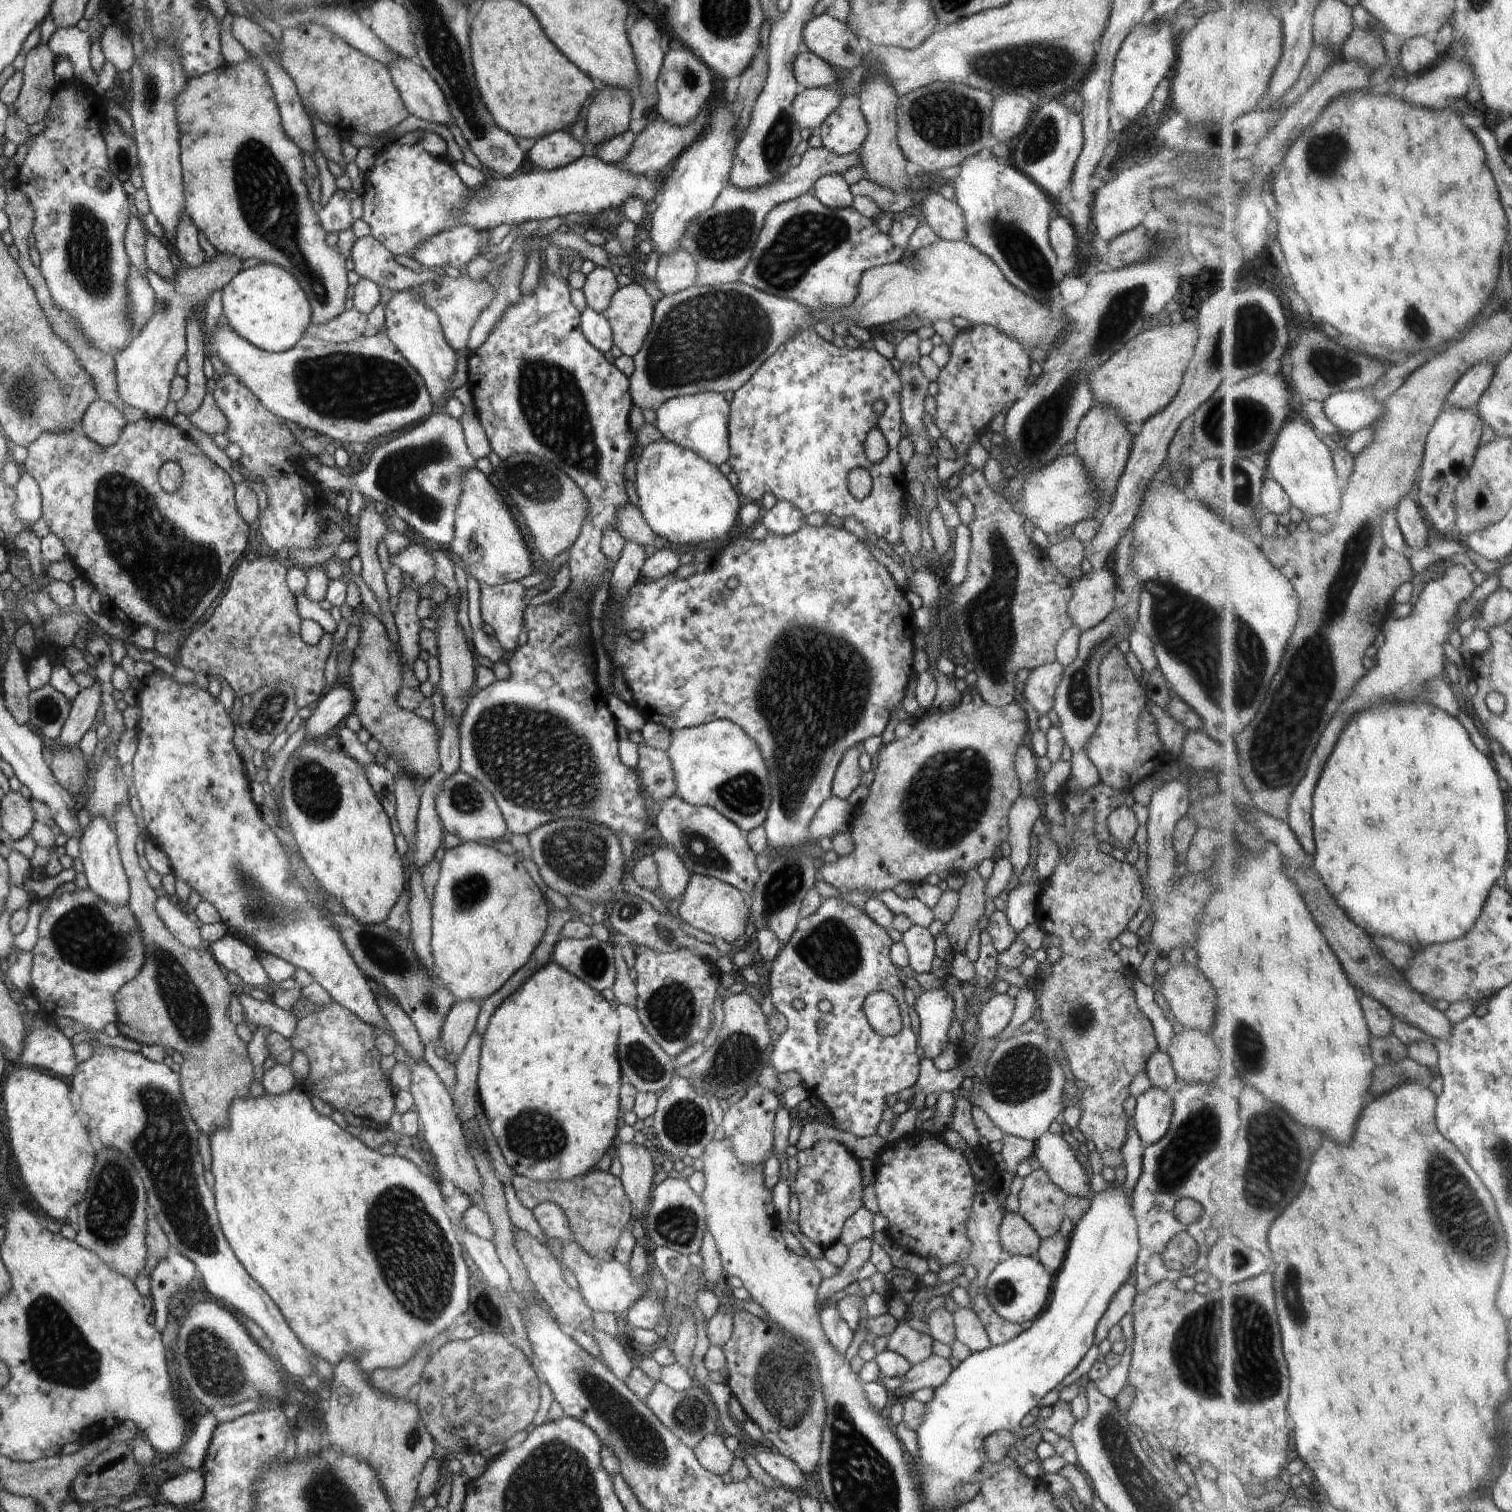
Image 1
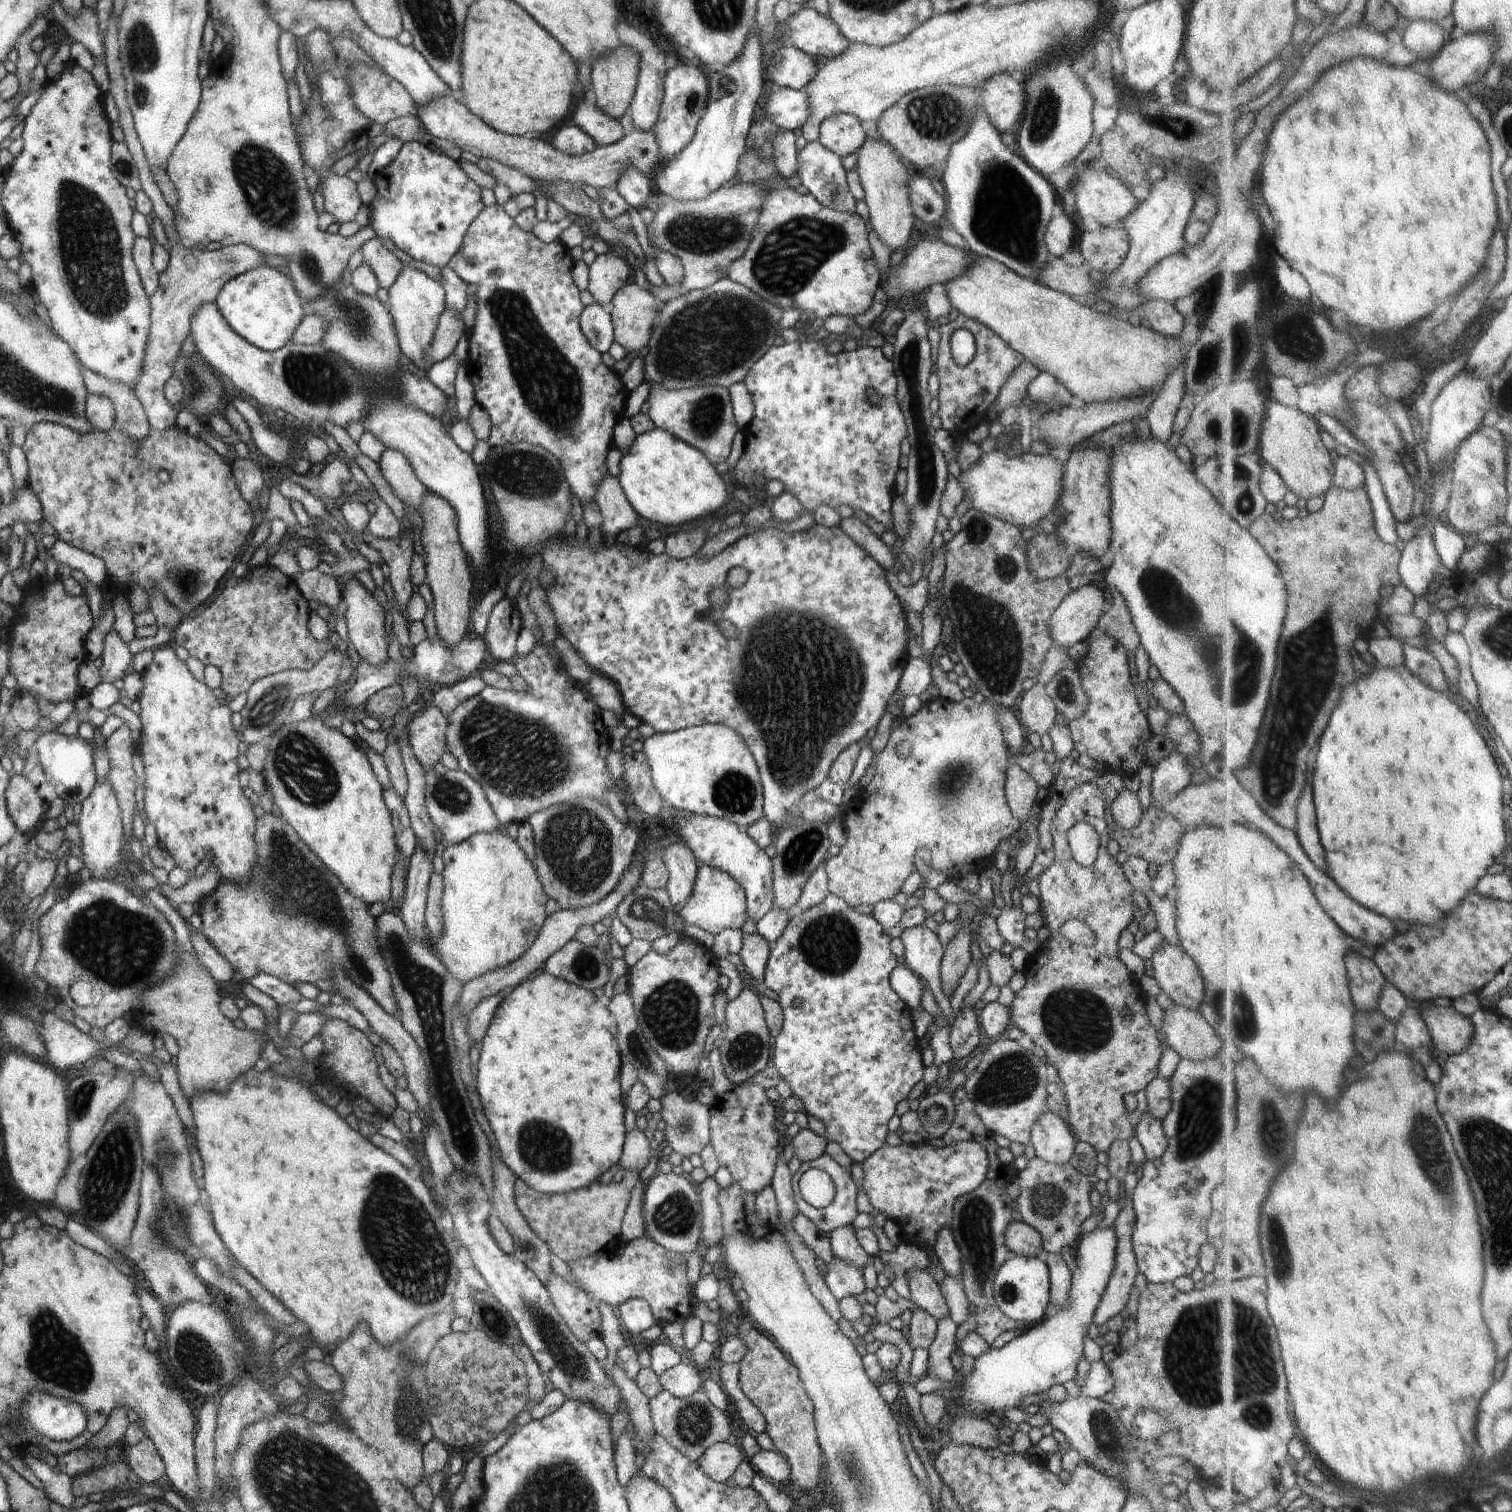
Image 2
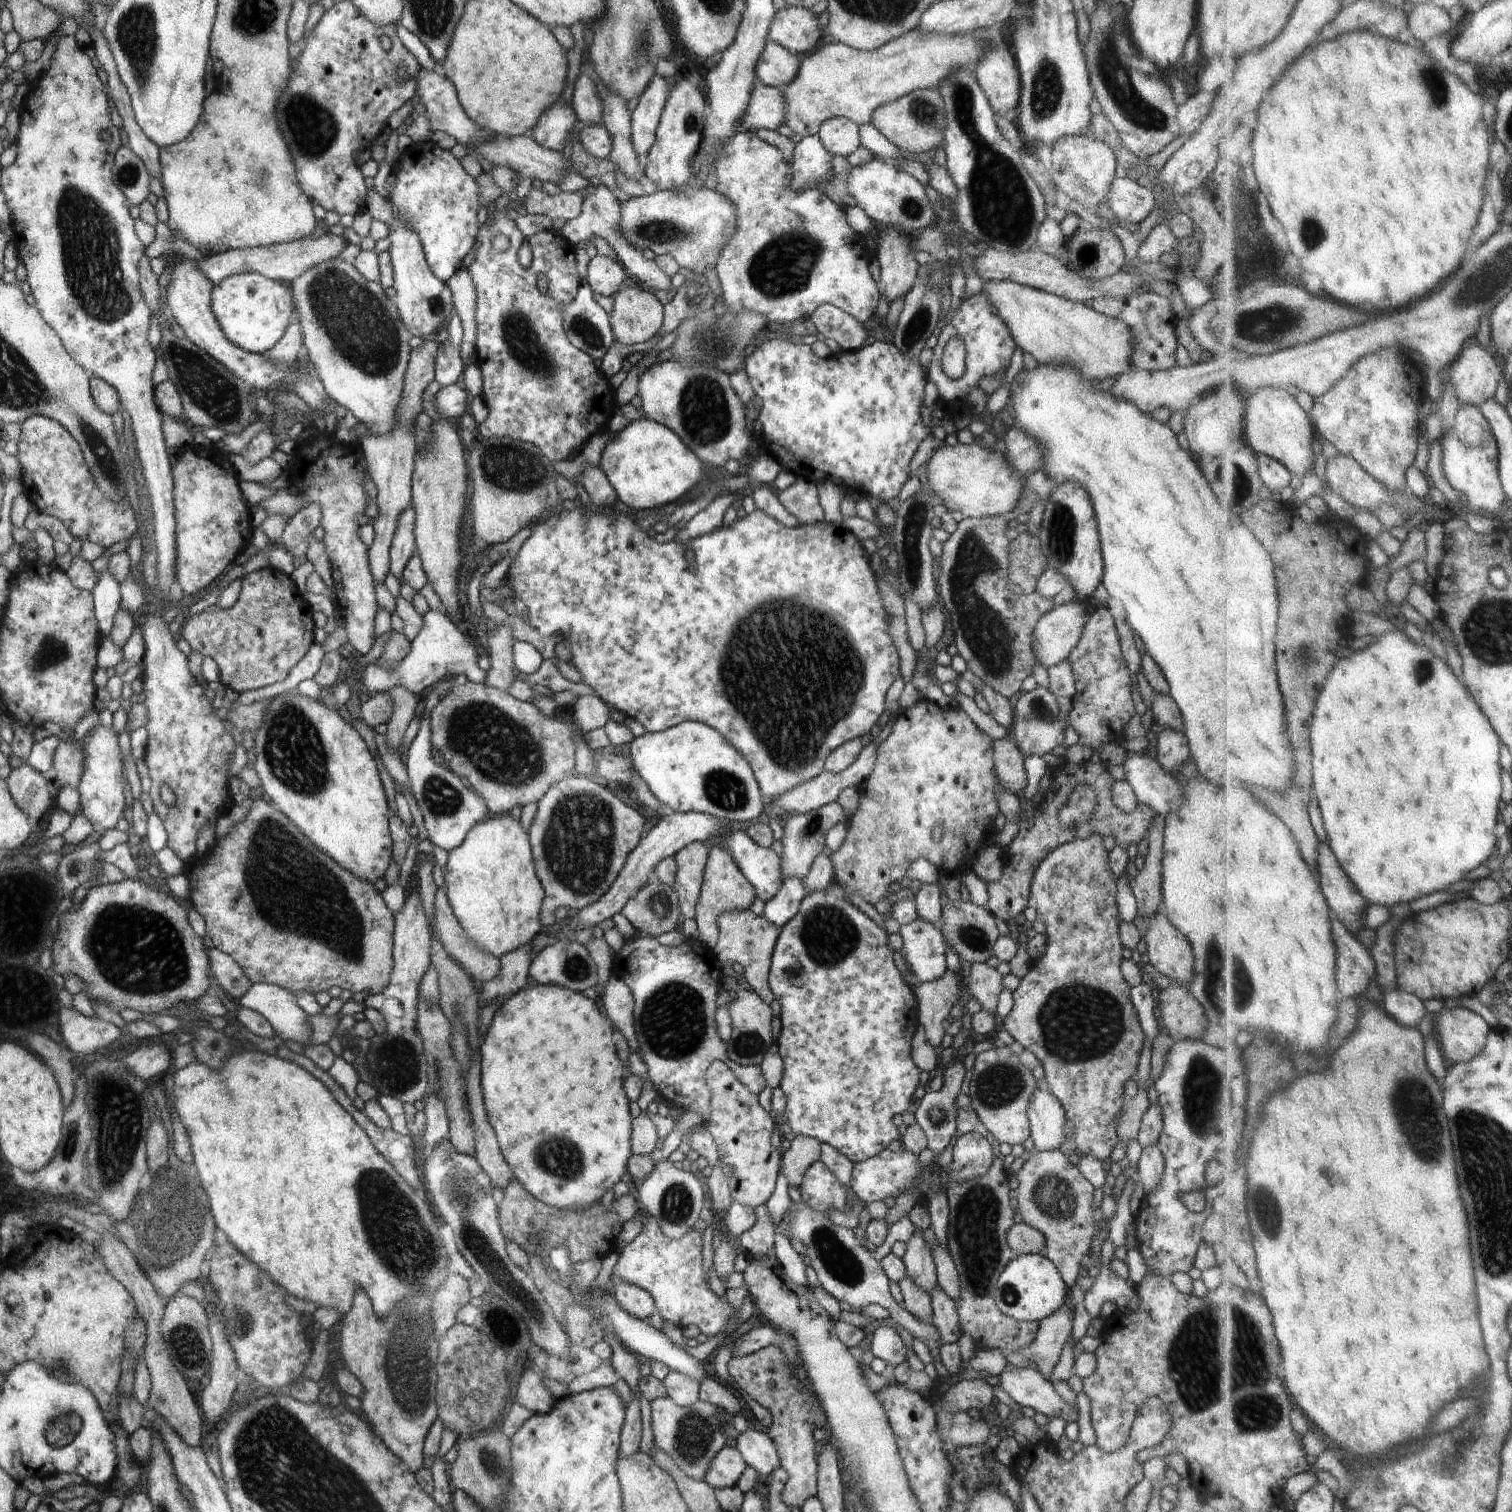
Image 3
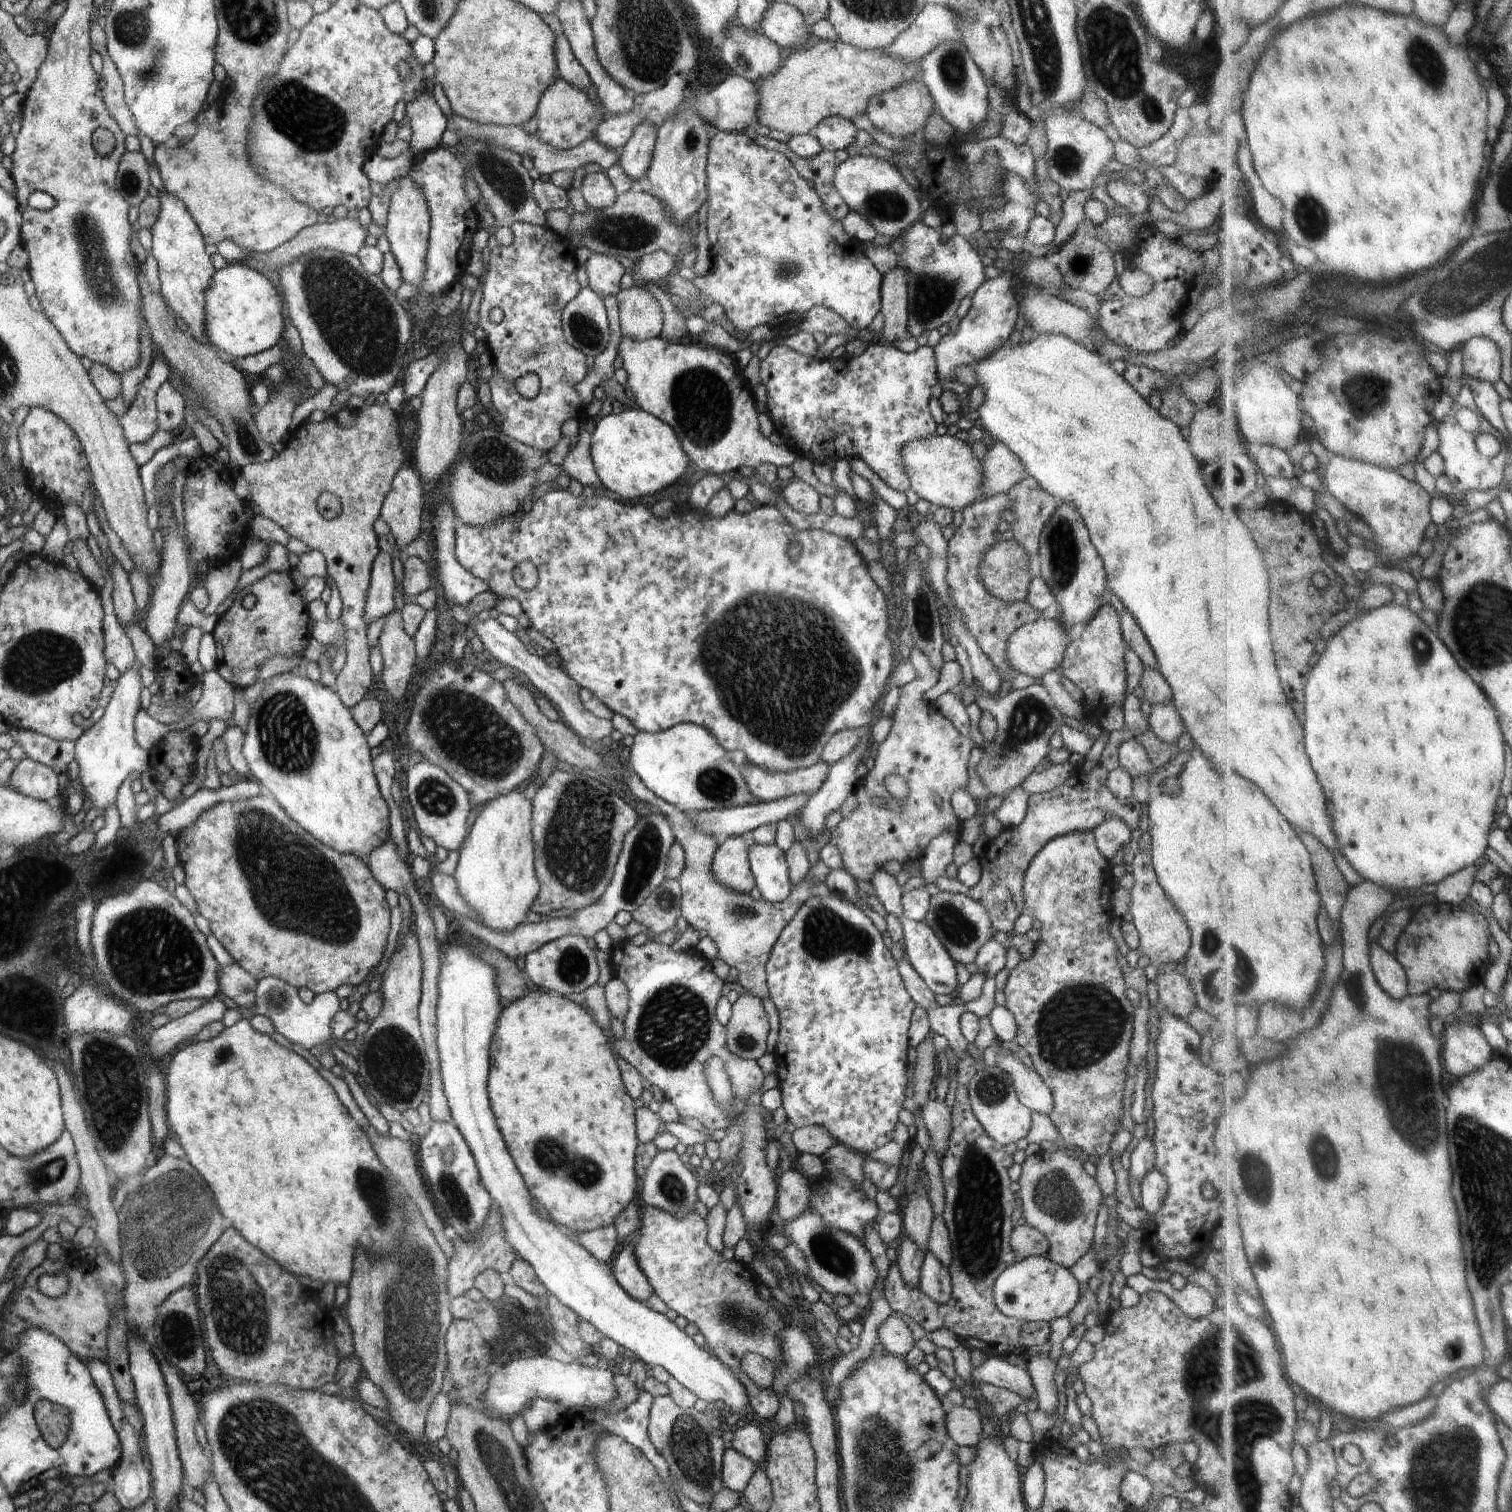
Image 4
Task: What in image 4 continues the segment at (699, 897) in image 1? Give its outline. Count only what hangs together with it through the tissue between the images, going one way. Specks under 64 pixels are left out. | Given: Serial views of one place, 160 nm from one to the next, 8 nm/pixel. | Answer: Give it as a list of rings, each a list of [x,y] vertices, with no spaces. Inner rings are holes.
[[[739,836],[721,838],[718,843],[711,864],[713,877],[724,888],[748,895],[756,886],[748,860],[749,845]]]

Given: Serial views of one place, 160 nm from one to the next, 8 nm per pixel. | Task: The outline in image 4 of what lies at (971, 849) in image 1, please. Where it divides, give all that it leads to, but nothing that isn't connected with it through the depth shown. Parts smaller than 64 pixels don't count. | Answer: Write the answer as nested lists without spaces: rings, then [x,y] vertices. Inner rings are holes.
[[[914,646],[908,660],[916,669],[917,677],[900,688],[892,730],[878,746],[874,767],[855,788],[858,807],[830,833],[829,843],[840,853],[846,872],[862,883],[870,883],[875,872],[883,871],[884,864],[890,860],[897,860],[901,865],[918,862],[933,838],[944,833],[960,838],[961,821],[952,810],[950,796],[956,790],[968,788],[968,759],[975,744],[962,736],[934,703],[922,697],[939,679],[939,672],[928,655]],[[890,775],[901,776],[906,782],[909,791],[904,802],[888,792],[884,781]],[[935,793],[940,796],[938,806],[934,801]],[[876,796],[885,800],[886,805],[873,804],[872,798]]]

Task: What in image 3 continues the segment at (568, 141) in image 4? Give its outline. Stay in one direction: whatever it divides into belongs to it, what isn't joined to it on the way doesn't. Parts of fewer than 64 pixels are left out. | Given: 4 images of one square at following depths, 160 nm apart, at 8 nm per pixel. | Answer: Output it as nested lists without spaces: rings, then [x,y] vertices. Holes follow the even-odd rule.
[[[559,99],[543,112],[531,135],[538,144],[544,145],[547,149],[562,151],[568,132],[576,119],[571,106],[565,106]]]

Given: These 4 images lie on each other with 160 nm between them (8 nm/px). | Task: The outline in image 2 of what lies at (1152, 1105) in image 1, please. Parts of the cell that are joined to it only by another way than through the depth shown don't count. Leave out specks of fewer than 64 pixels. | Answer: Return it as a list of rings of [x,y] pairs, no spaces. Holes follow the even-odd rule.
[[[1145,1114],[1140,1116],[1138,1124],[1136,1124],[1136,1140],[1140,1142],[1144,1153],[1146,1153],[1146,1160],[1158,1160],[1164,1156],[1167,1148],[1167,1140],[1162,1130],[1161,1120],[1156,1120],[1152,1114]]]

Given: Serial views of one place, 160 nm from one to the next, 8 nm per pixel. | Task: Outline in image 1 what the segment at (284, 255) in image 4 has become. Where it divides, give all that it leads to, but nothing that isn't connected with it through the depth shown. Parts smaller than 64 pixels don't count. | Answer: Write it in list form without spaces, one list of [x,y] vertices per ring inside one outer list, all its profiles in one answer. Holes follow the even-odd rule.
[[[218,254],[215,261],[204,262],[202,266],[190,268],[188,264],[176,268],[176,278],[172,282],[160,278],[158,274],[146,268],[145,278],[156,298],[154,312],[146,328],[133,338],[128,348],[116,352],[116,381],[118,382],[118,398],[142,412],[150,419],[166,420],[165,406],[170,401],[170,382],[177,376],[177,365],[187,352],[186,326],[198,310],[206,307],[208,298],[213,292],[224,289],[228,282],[240,272],[242,260],[232,254]]]

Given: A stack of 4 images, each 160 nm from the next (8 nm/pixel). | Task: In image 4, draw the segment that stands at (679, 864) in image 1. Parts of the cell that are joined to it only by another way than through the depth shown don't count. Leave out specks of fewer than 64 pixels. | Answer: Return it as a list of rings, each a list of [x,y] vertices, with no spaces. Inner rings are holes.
[[[624,748],[618,759],[623,772],[626,774],[625,782],[630,792],[650,804],[655,805],[658,812],[665,815],[671,824],[675,840],[678,841],[685,852],[685,867],[679,878],[681,886],[681,916],[692,928],[704,932],[717,946],[718,958],[738,970],[738,975],[733,985],[740,991],[748,992],[761,1001],[769,998],[765,966],[768,962],[774,943],[779,939],[780,931],[792,920],[798,912],[800,905],[812,897],[811,888],[818,882],[821,883],[831,871],[824,862],[820,861],[817,866],[812,867],[804,881],[802,881],[788,895],[785,901],[774,903],[754,900],[749,894],[734,892],[732,889],[724,888],[714,877],[711,864],[714,853],[719,845],[719,838],[704,834],[698,830],[693,822],[689,820],[687,813],[678,810],[665,800],[658,798],[640,780],[640,777],[632,770],[629,761],[629,748]]]

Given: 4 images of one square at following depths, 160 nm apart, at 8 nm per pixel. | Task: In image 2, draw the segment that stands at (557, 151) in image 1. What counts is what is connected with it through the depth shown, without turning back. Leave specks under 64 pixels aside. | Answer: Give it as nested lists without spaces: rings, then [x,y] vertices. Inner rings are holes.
[[[574,124],[558,130],[554,134],[554,138],[550,140],[550,146],[554,150],[558,150],[562,154],[570,154],[570,156],[583,156],[598,148],[594,144],[594,140],[591,140],[584,130]]]

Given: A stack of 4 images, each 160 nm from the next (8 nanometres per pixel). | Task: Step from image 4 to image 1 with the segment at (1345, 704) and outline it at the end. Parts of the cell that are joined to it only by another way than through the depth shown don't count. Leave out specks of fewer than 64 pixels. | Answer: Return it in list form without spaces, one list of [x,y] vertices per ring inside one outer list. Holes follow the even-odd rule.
[[[1429,702],[1422,704],[1384,704],[1372,710],[1360,712],[1350,720],[1348,728],[1344,728],[1334,754],[1330,756],[1323,778],[1315,793],[1315,840],[1317,852],[1314,867],[1321,875],[1329,892],[1339,902],[1339,906],[1370,935],[1376,937],[1398,938],[1404,944],[1424,942],[1422,946],[1432,944],[1452,943],[1469,936],[1479,924],[1488,900],[1491,898],[1494,884],[1506,880],[1506,864],[1510,854],[1510,836],[1508,836],[1508,812],[1506,796],[1502,790],[1502,779],[1498,776],[1497,768],[1492,766],[1487,754],[1482,754],[1470,738],[1466,726],[1458,717],[1448,714],[1446,710]]]

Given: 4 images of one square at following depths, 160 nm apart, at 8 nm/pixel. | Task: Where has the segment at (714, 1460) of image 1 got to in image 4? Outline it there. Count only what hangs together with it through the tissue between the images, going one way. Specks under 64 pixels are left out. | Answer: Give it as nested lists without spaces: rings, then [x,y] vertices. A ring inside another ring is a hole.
[[[725,1449],[721,1468],[723,1486],[741,1495],[755,1470],[759,1467],[737,1450]]]

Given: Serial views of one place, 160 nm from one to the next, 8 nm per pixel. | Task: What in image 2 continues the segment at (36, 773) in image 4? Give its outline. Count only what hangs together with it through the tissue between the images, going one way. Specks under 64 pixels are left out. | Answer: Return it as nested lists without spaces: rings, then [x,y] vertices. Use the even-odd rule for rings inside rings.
[[[22,775],[10,776],[6,803],[14,826],[24,834],[34,830],[46,812],[46,801],[39,796],[38,788]]]

